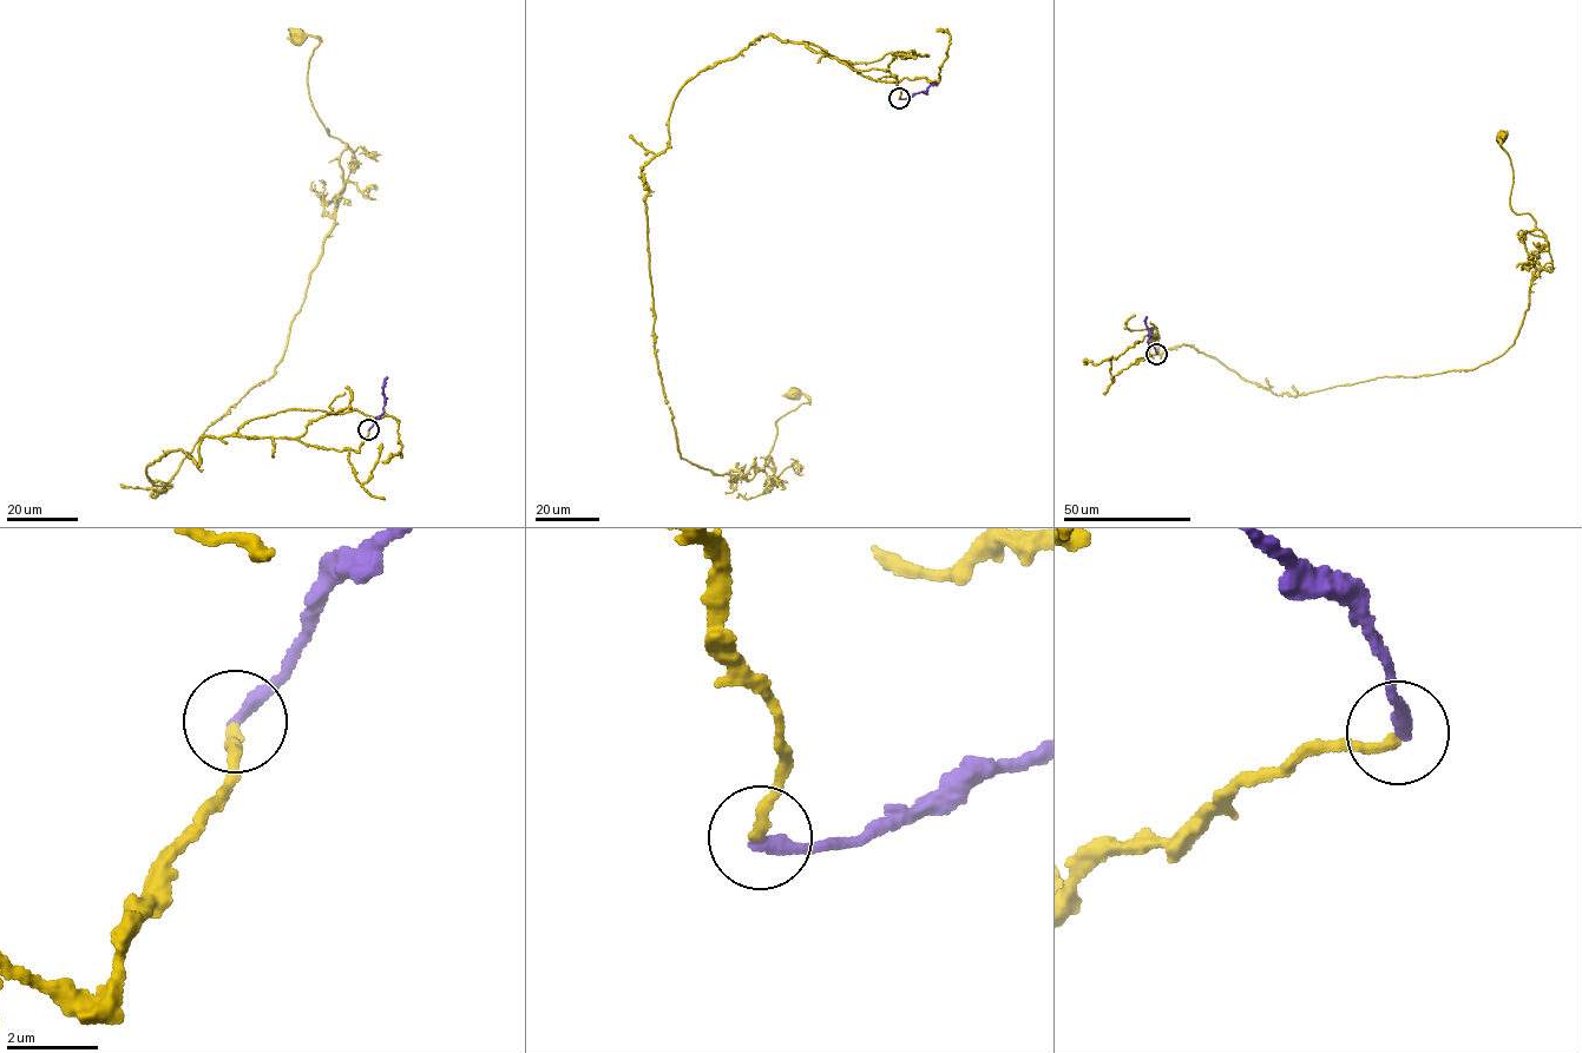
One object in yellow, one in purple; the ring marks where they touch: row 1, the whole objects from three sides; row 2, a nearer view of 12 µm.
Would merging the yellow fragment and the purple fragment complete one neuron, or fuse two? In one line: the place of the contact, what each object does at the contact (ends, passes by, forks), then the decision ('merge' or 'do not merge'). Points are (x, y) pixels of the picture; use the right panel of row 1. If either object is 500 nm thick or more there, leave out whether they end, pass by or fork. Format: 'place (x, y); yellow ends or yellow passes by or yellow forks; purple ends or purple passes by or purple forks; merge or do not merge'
place (1156, 354); yellow ends; purple ends; merge

